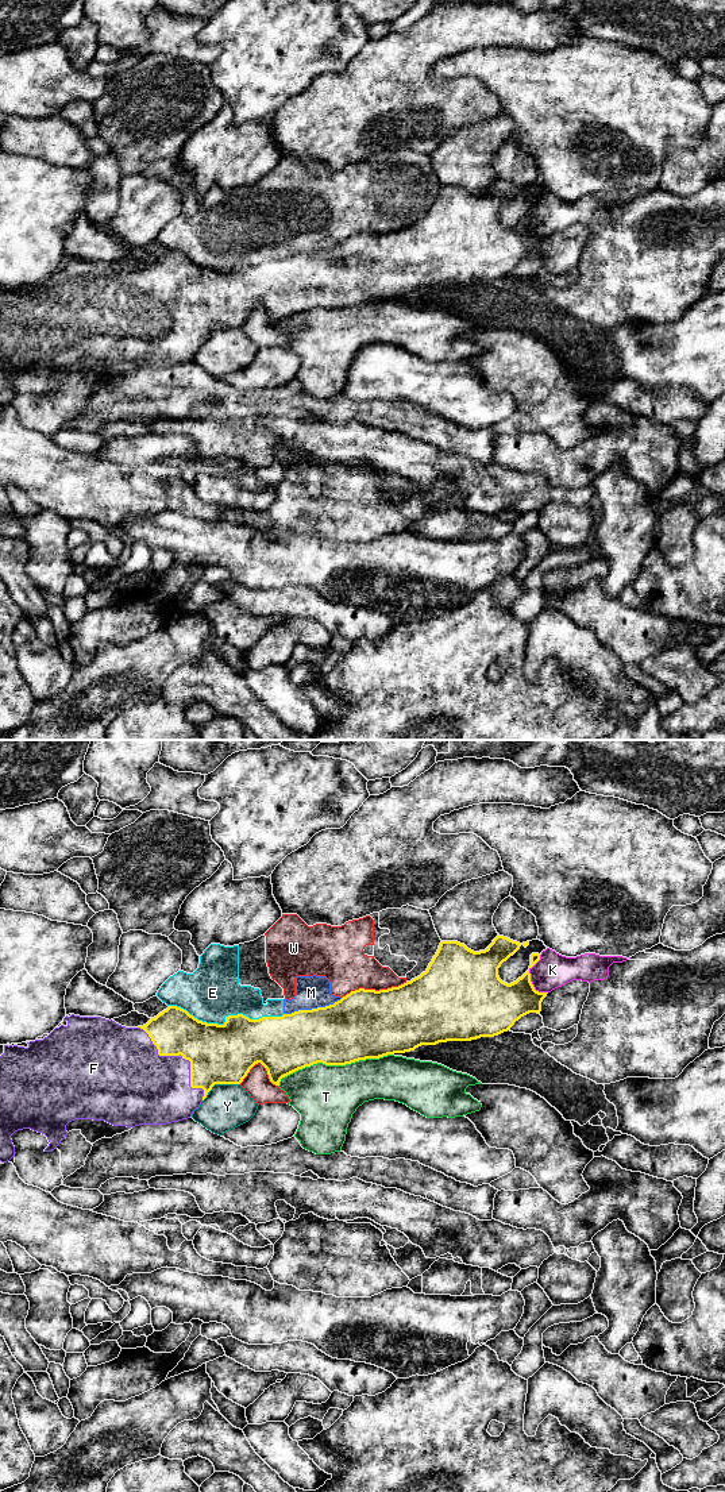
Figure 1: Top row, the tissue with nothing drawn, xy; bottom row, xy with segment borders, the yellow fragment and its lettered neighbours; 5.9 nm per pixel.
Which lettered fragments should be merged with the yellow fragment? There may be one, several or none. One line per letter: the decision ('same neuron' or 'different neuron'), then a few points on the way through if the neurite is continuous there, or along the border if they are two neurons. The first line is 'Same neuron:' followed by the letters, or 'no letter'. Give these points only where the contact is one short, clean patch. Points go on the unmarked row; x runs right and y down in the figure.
Same neuron: F
E: different neuron
F: same neuron
K: different neuron
M: different neuron
T: different neuron
W: different neuron
Y: different neuron

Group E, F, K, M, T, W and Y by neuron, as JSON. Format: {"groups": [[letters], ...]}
{"groups": [["E", "M", "W"], ["F"], ["K"], ["T"], ["Y"]]}

